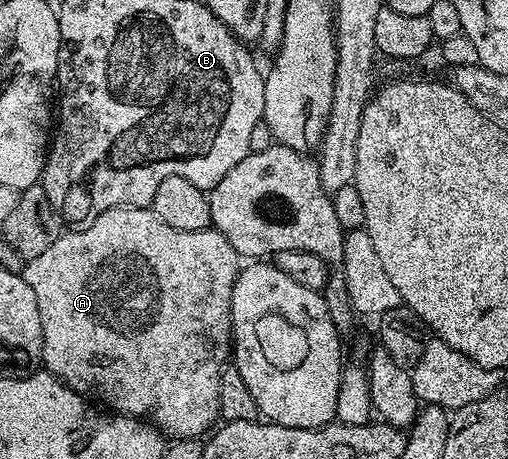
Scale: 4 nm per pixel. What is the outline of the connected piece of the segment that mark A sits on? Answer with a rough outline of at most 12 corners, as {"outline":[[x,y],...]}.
{"outline":[[106,209],[27,260],[43,366],[191,439],[241,256]]}

